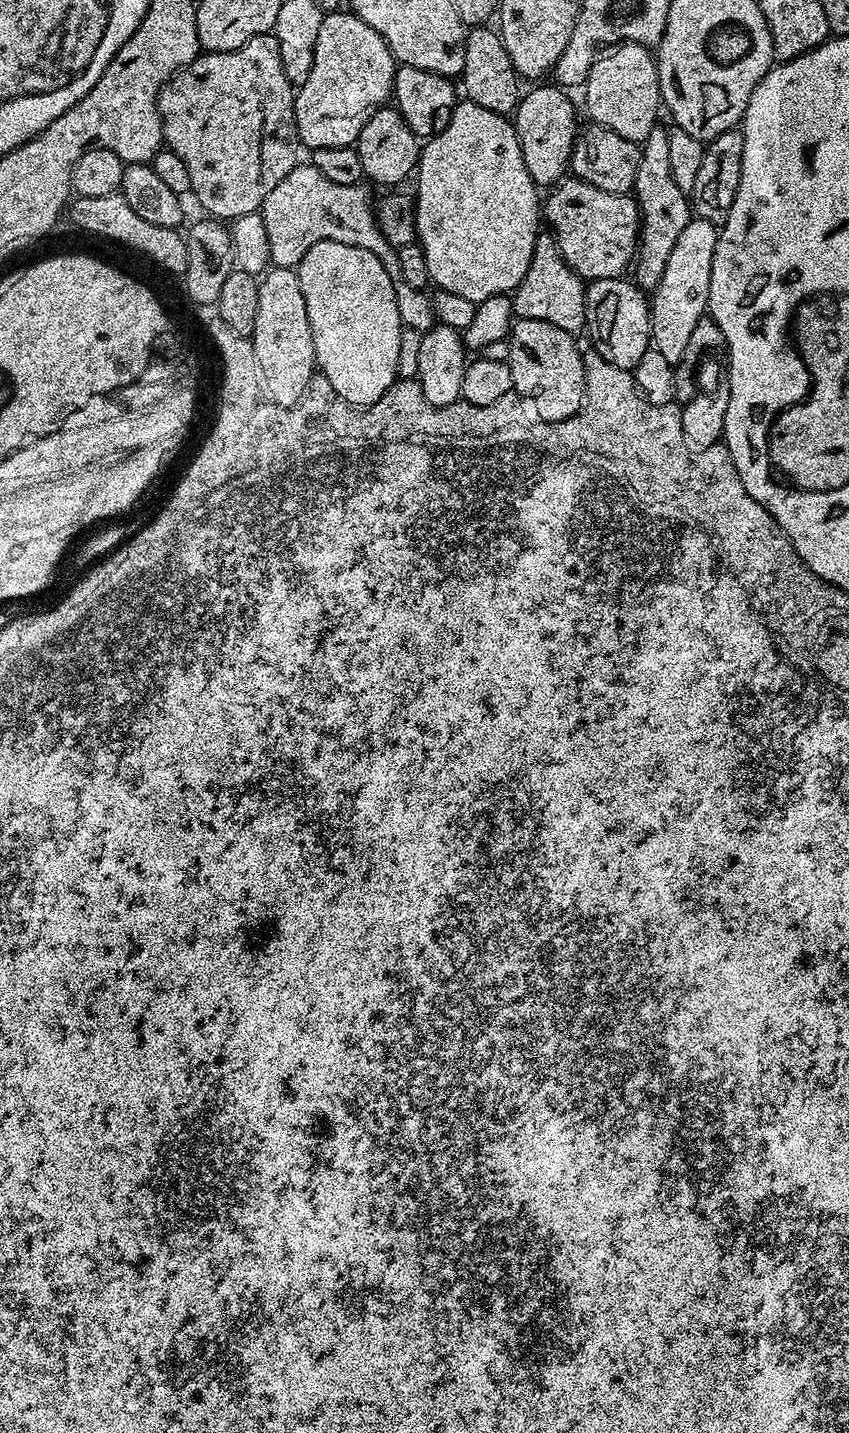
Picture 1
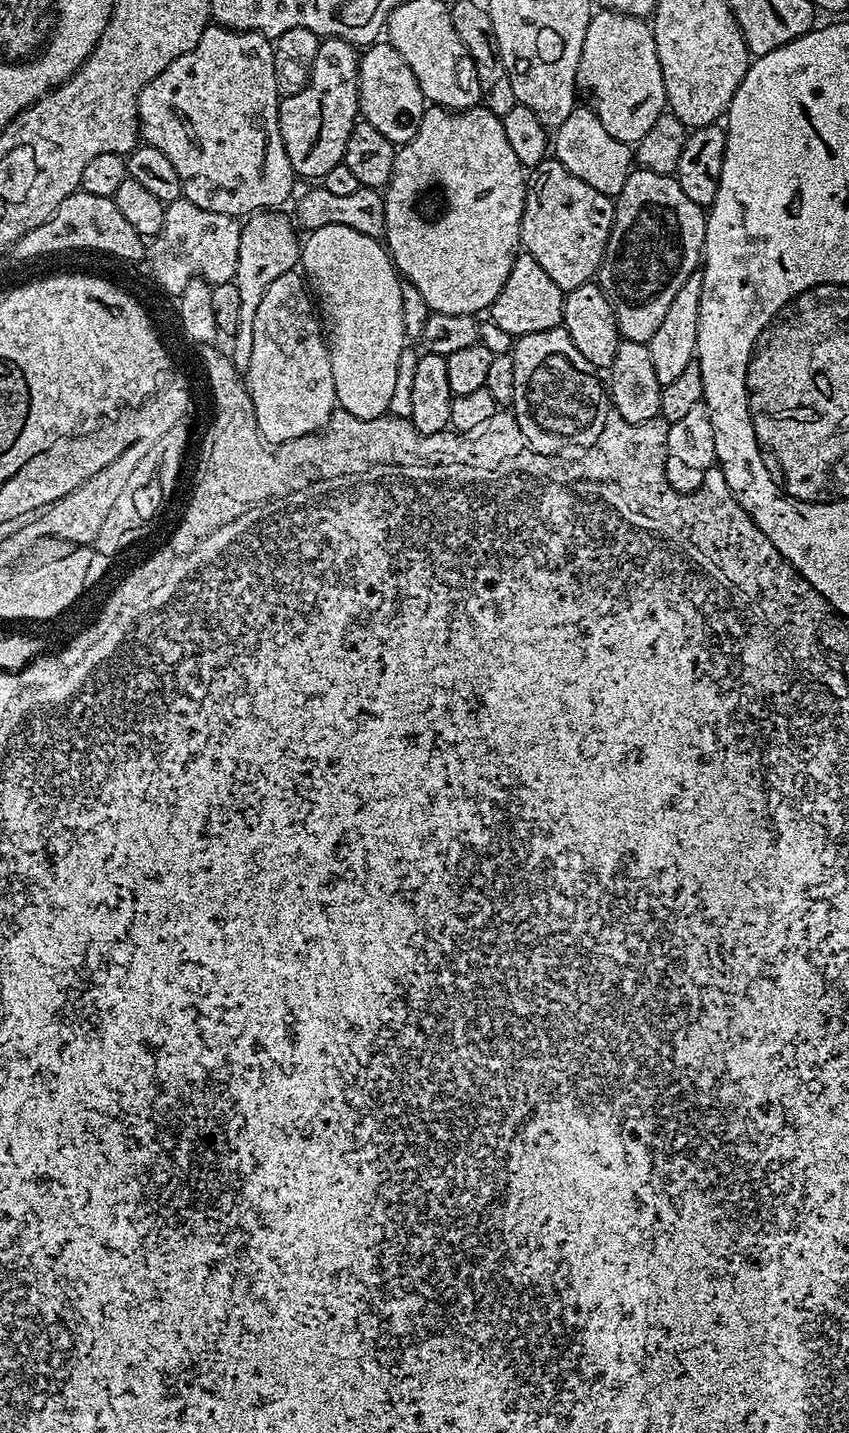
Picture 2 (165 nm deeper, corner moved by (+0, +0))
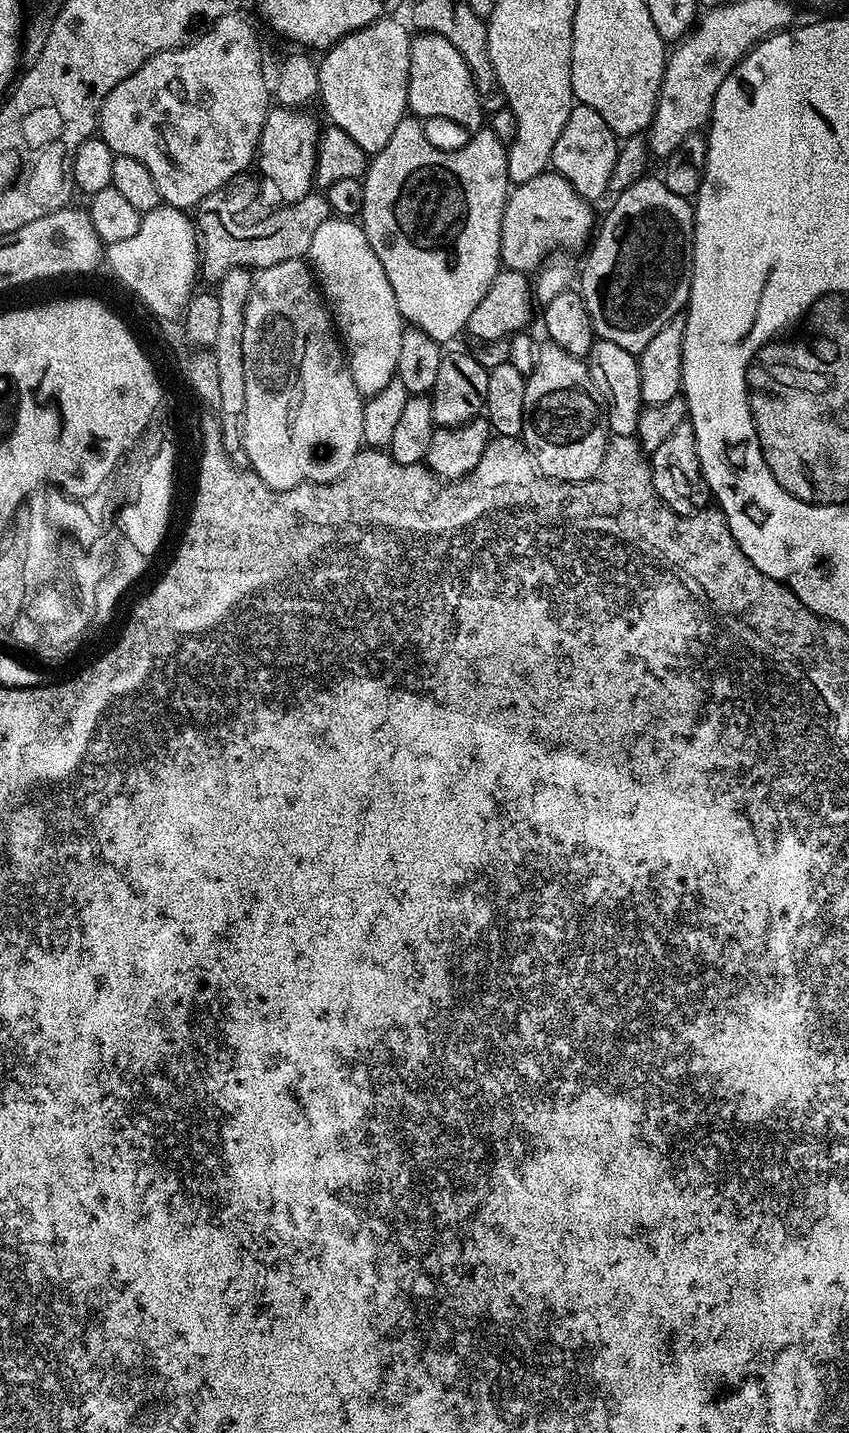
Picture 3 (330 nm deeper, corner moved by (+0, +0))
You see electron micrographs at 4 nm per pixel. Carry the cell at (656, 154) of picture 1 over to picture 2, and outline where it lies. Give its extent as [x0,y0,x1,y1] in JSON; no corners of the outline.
[598,170,706,344]

